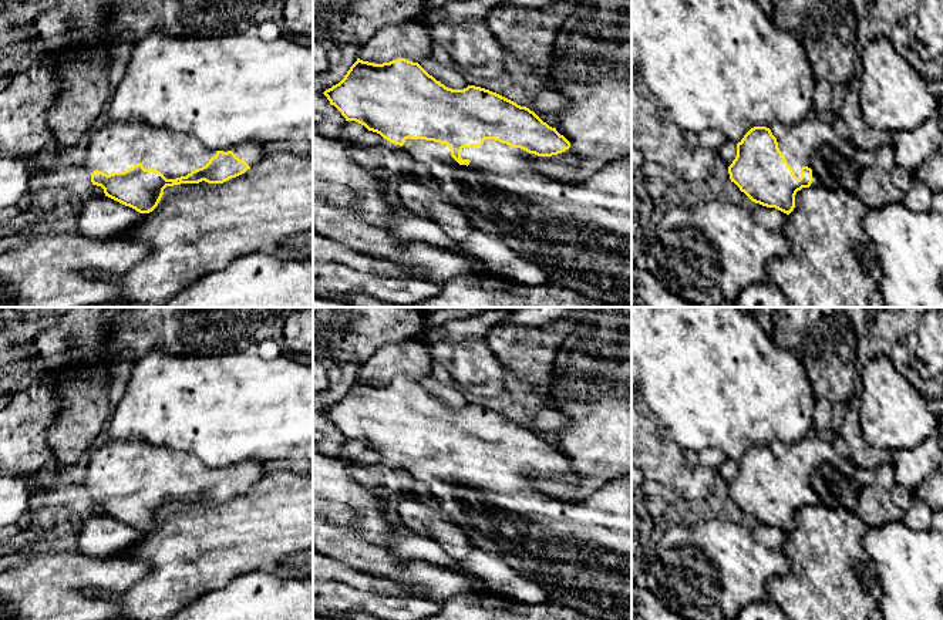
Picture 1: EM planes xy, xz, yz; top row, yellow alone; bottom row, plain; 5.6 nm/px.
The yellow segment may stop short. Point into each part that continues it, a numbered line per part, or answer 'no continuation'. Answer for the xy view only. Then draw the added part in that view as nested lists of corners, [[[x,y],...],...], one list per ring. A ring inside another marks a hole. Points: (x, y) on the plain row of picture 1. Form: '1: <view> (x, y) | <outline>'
1: xy (120, 464) | [[[138,438],[110,441],[91,454],[84,486],[91,493],[101,489],[107,493],[124,491],[128,486],[142,482],[145,488],[156,488],[166,498],[186,495],[192,489],[205,485],[216,469],[209,469],[196,455],[158,447]]]

